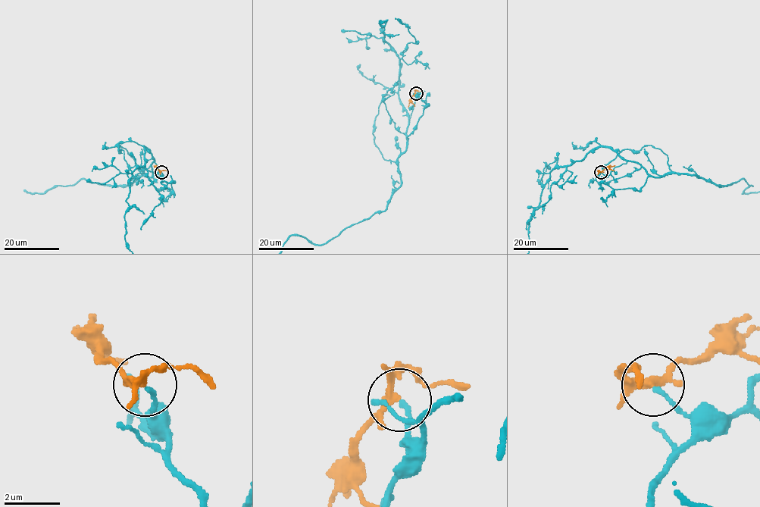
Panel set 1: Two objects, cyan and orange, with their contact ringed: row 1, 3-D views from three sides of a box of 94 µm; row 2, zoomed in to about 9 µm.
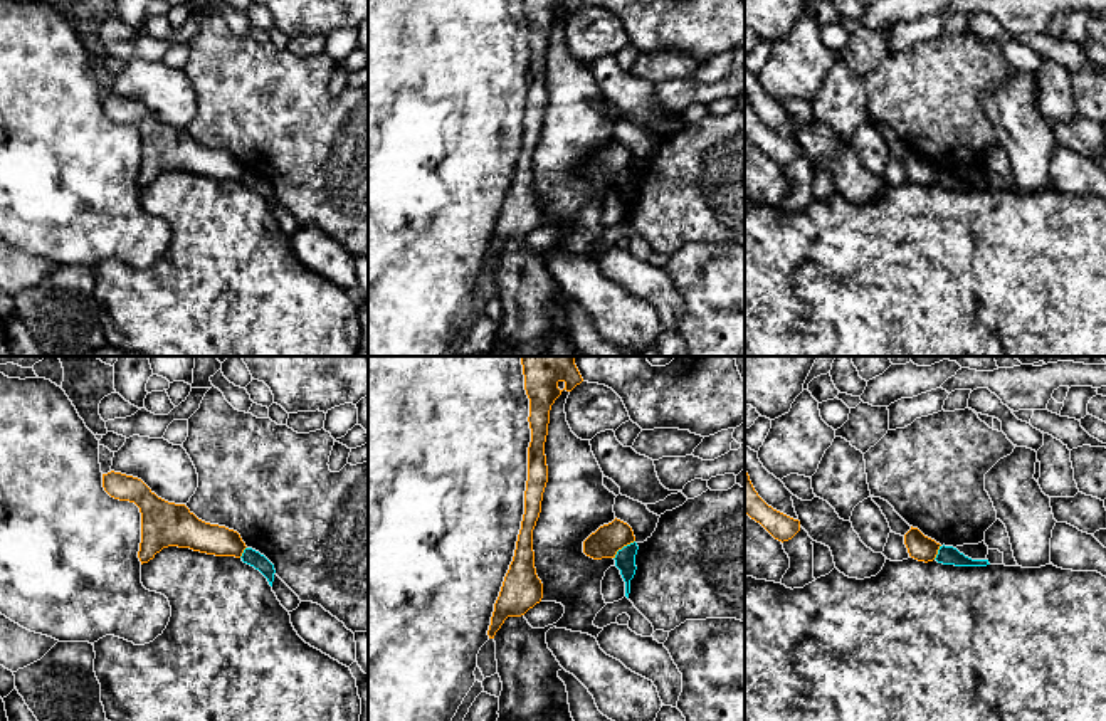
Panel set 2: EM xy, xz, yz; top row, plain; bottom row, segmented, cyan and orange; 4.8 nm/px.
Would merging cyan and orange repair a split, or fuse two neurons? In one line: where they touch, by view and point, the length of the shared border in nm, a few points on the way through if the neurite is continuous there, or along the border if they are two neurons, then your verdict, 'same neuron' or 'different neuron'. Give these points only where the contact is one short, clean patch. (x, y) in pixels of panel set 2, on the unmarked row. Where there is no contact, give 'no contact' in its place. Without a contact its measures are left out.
xz (624, 170) | 140 nm | along xz (634, 163), (624, 168), (614, 182) | different neuron

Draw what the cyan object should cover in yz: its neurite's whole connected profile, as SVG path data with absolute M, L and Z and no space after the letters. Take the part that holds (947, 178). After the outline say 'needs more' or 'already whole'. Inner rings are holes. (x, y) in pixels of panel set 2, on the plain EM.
M940 170L938 178L935 182L938 187L943 188L955 188L955 190L987 190L990 188L988 183L972 183L960 176L953 170Z; already whole

